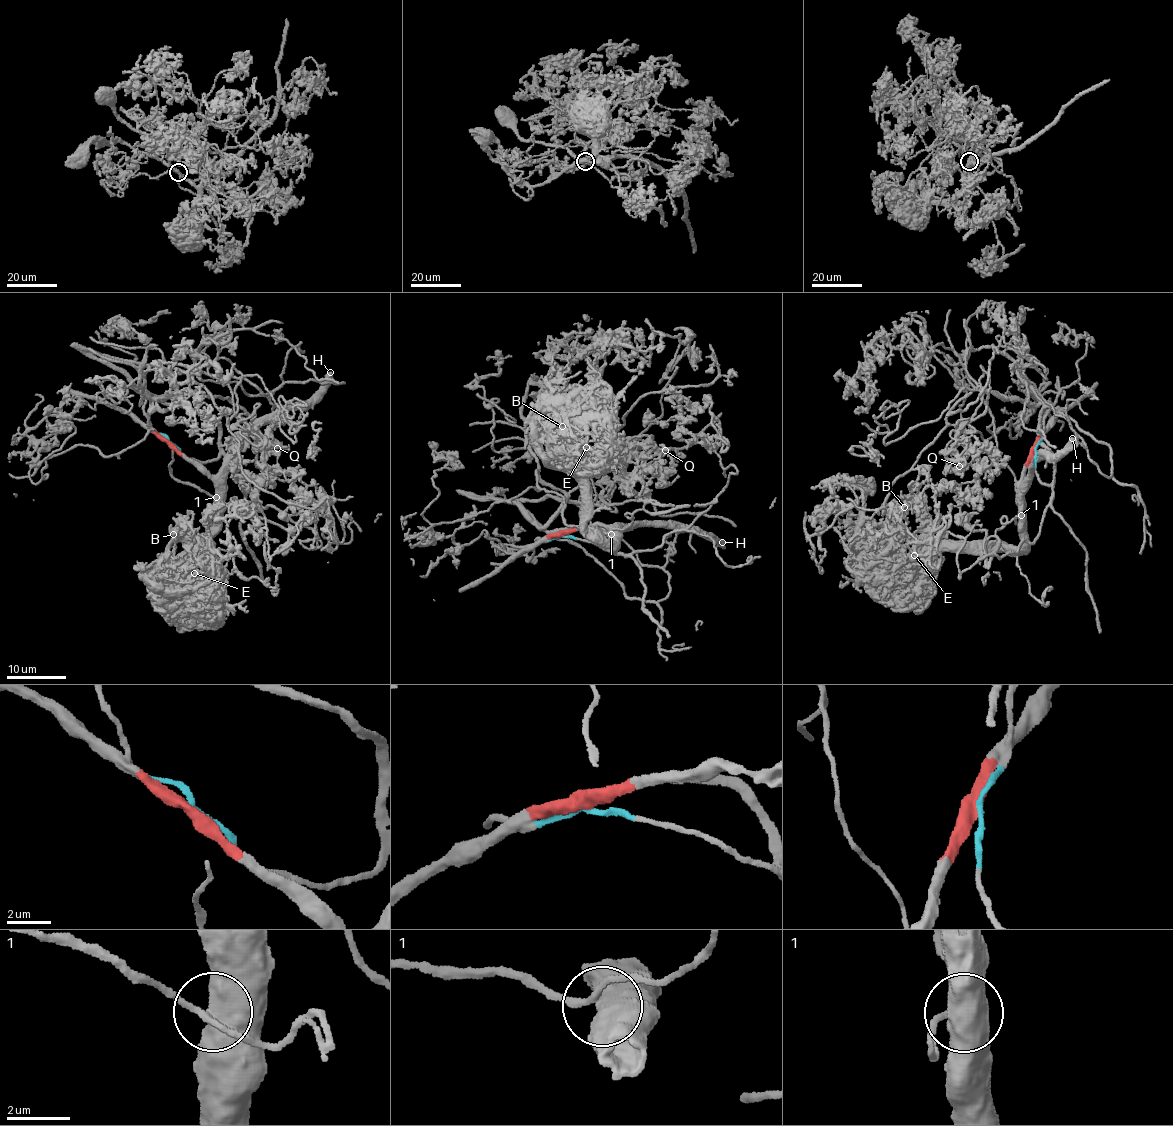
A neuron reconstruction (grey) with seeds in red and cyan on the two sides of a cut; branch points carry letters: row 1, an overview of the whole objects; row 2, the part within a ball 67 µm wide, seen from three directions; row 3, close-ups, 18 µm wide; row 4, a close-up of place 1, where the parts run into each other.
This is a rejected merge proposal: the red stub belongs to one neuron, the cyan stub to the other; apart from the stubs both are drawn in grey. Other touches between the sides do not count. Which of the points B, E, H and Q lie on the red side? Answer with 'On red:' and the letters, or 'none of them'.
On red: B, E, H

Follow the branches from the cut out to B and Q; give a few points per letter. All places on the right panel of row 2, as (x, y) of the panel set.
B: (1035, 450), (1024, 469), (1025, 478), (1019, 488), (1022, 546), (997, 542), (933, 541), (929, 520), (903, 507)
Q: (1035, 450), (1036, 473), (1053, 482), (1041, 404), (974, 387), (946, 416), (970, 427), (959, 467)

